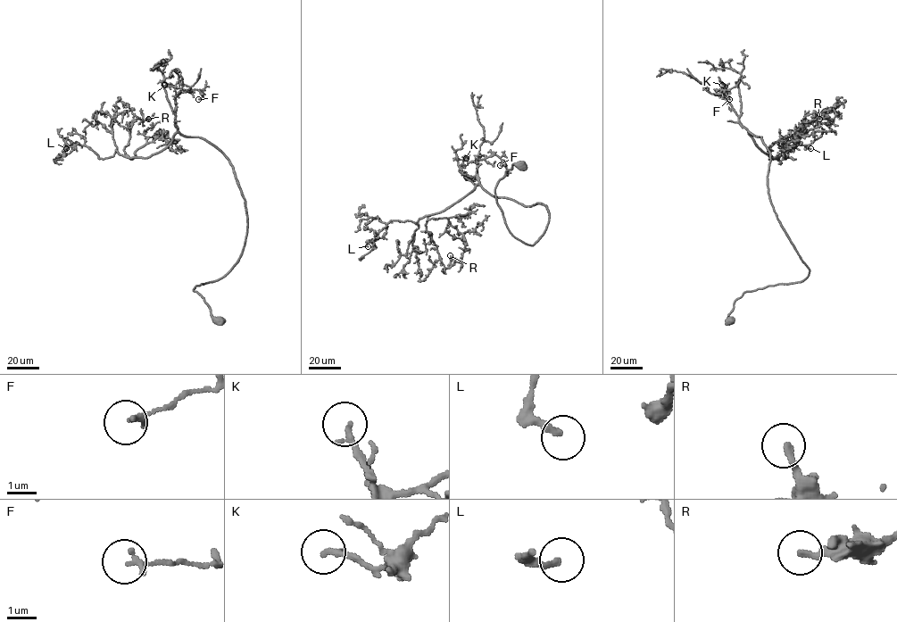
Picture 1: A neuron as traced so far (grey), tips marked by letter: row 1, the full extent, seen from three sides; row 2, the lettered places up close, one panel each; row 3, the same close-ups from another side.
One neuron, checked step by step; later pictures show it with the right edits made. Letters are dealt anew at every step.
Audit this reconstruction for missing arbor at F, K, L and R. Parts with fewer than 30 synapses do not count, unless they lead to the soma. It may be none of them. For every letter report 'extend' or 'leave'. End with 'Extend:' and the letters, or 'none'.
F: leave
K: leave
L: leave
R: leave
Extend: none

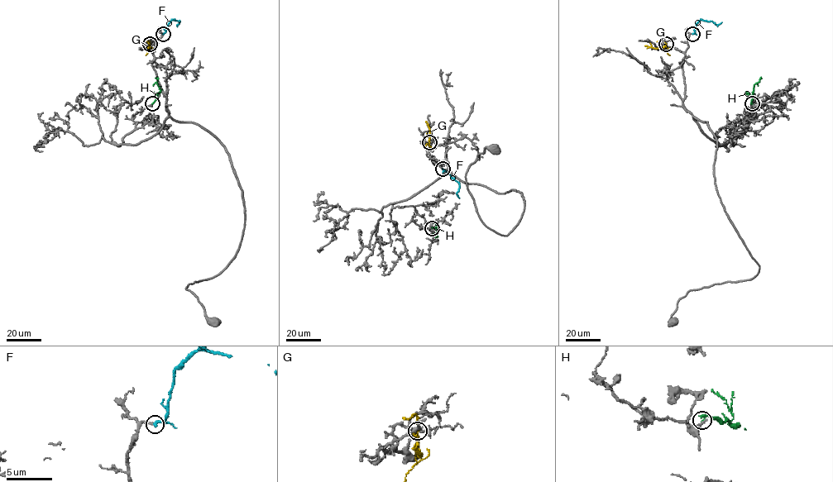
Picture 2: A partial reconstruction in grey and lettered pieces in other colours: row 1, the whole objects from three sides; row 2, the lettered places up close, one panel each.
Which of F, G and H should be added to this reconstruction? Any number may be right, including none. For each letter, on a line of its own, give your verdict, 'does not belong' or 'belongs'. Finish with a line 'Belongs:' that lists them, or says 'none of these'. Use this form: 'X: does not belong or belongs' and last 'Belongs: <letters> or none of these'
F: does not belong
G: does not belong
H: does not belong
Belongs: none of these

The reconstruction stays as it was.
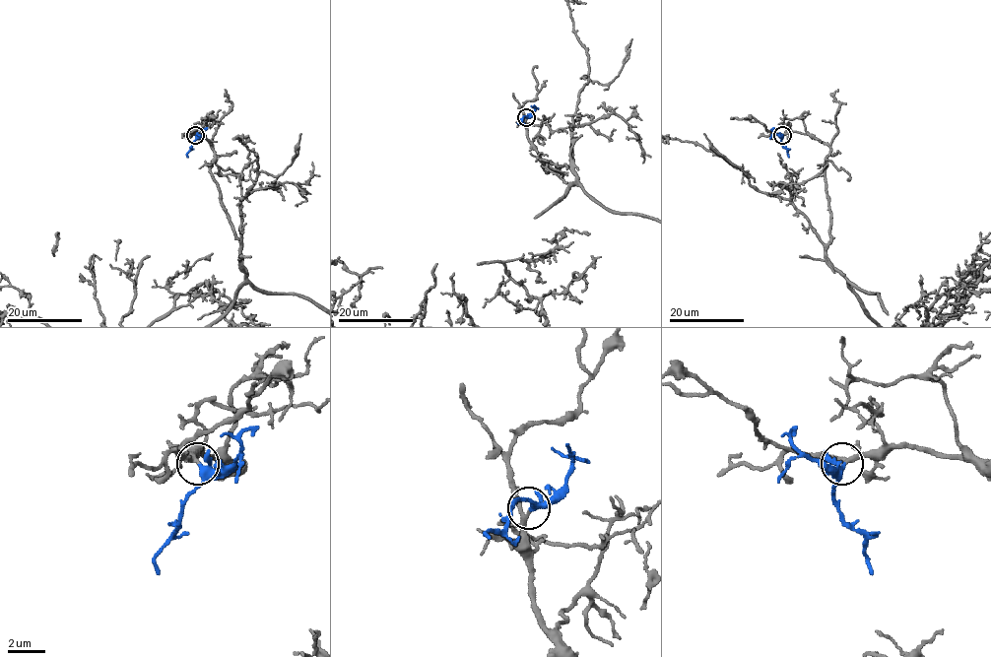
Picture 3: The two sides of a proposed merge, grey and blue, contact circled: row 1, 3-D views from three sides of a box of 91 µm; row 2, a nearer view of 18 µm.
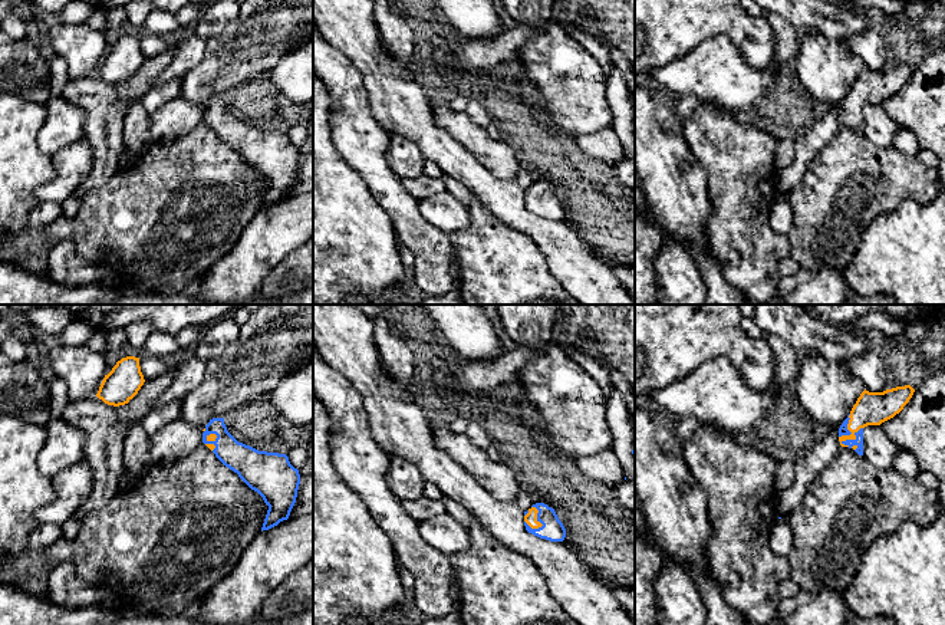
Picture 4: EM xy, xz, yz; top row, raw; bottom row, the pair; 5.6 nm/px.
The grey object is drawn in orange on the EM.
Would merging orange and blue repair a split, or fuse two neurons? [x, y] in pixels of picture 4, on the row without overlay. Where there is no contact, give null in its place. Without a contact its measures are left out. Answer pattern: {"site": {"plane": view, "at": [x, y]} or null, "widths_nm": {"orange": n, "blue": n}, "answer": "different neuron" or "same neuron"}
{"site": {"plane": "yz", "at": [852, 117]}, "widths_nm": {"orange": 190, "blue": 50}, "answer": "same neuron"}

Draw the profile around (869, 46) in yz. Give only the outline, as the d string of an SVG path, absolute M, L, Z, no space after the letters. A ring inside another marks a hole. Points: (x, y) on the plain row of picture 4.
M866 29L865 32L853 34L844 39L844 45L852 55L859 56L863 60L866 69L885 69L890 47L875 30Z

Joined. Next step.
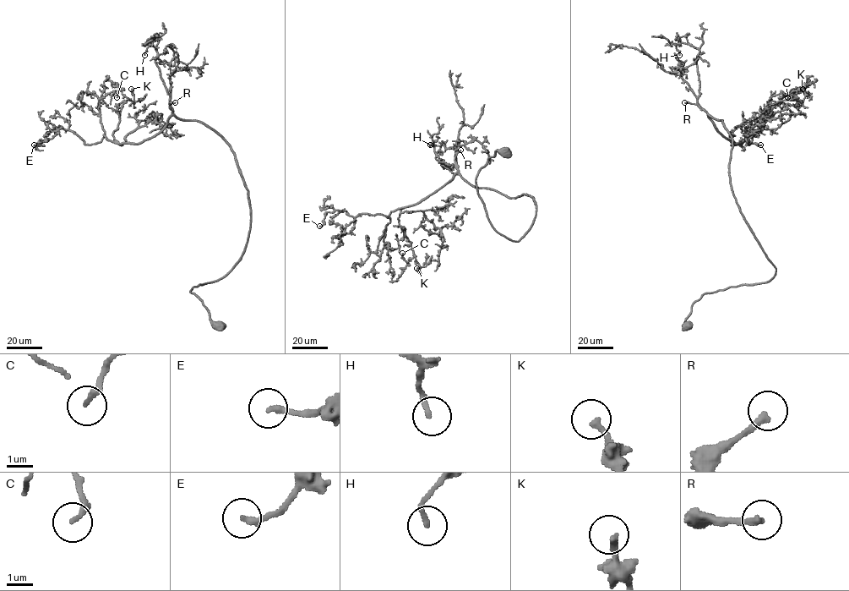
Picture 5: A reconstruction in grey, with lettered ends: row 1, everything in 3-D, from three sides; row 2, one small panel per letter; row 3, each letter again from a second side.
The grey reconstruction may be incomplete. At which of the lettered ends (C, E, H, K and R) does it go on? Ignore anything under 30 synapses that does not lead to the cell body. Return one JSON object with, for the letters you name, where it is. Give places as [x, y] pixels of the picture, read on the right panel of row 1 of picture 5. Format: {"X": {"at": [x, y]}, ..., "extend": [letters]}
{"R": {"at": [684, 102]}, "extend": ["R"]}

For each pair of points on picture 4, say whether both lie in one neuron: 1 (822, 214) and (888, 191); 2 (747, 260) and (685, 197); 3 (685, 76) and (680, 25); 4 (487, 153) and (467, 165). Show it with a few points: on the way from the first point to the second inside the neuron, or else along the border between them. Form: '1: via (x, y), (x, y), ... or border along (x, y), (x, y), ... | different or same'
1: via (838, 198), (845, 191), (872, 191) | same
2: border along (707, 188), (711, 207), (708, 227) | different
3: border along (711, 36), (688, 53), (652, 71) | different
4: border along (453, 137), (496, 177), (506, 178) | different

